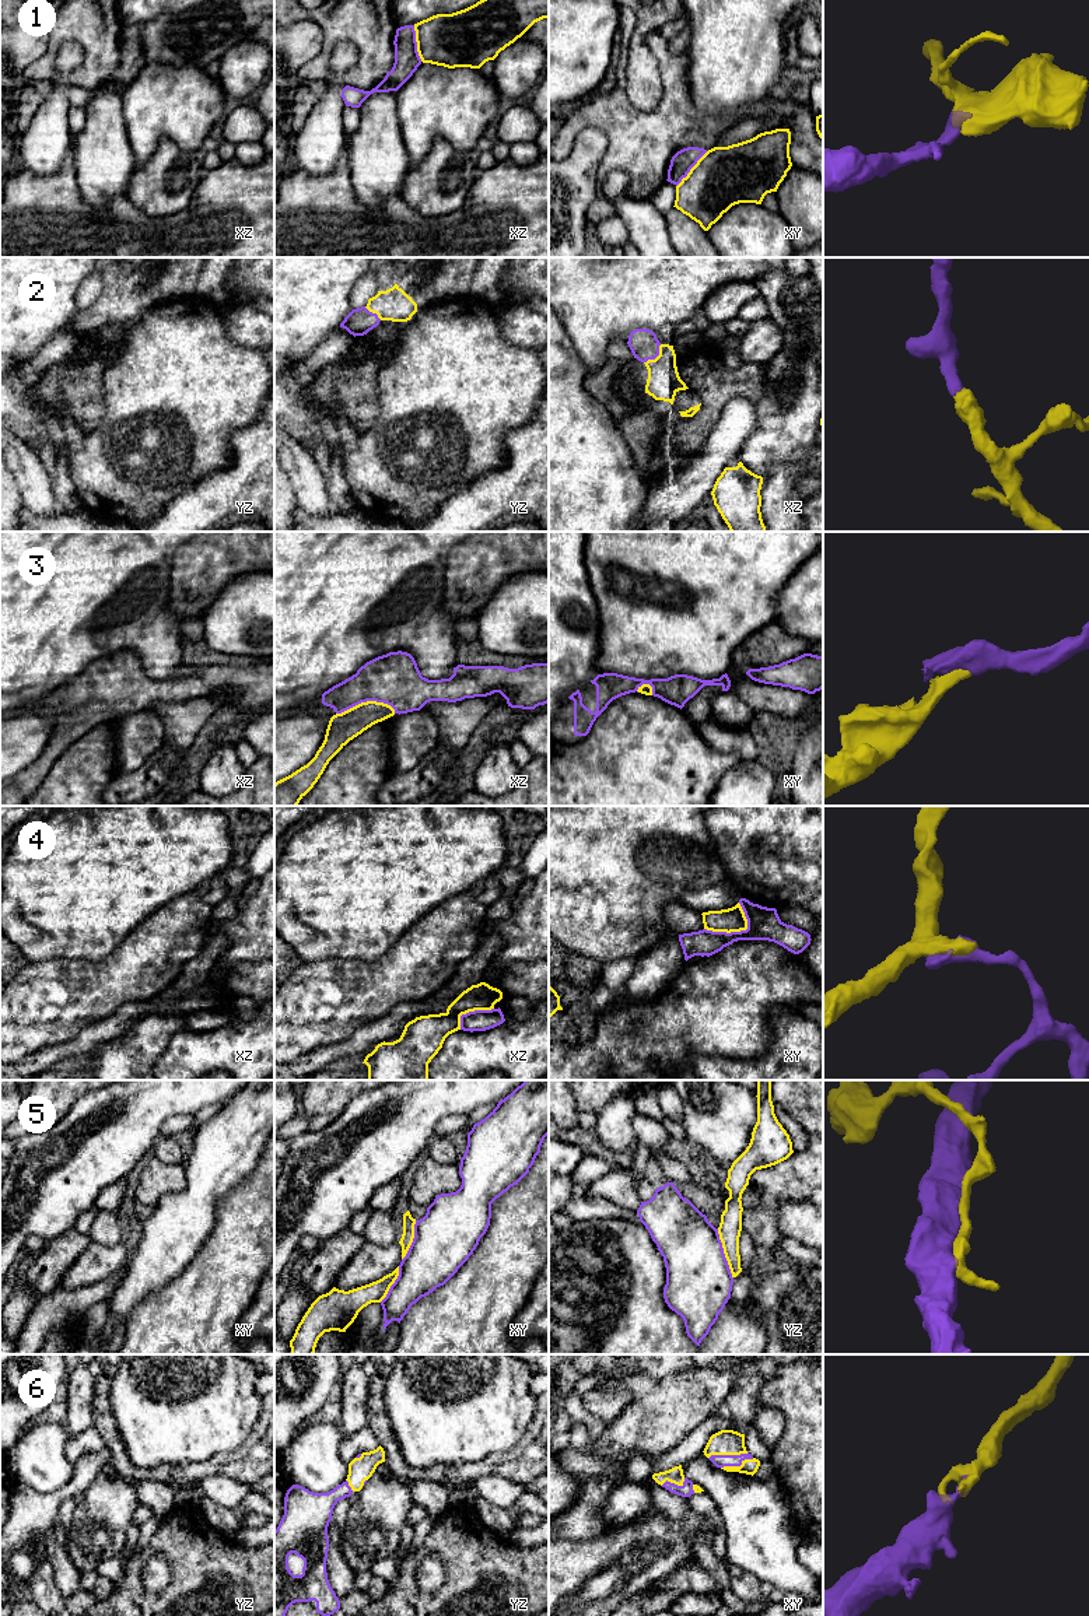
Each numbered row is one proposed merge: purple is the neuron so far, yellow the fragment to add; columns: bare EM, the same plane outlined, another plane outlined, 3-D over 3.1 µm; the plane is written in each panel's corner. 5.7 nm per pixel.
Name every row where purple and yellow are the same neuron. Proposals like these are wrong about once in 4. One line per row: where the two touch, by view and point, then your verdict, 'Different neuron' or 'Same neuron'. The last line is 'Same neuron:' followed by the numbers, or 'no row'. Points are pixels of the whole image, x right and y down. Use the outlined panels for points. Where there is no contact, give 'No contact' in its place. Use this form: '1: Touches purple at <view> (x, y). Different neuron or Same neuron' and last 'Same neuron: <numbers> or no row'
1: Touches purple at xy (690, 168). Different neuron
2: Touches purple at xz (655, 357). Same neuron
3: Touches purple at xz (366, 701). Same neuron
4: Touches purple at xy (731, 932). Different neuron
5: Touches purple at yz (724, 1254). Different neuron
6: Touches purple at xy (728, 1455). Same neuron
Same neuron: 2, 3, 6

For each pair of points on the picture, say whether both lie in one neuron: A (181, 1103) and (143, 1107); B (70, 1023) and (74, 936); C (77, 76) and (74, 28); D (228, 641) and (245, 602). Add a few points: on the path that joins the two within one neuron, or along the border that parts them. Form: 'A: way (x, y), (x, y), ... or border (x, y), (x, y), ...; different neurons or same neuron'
A: way (171, 1103), (153, 1103); same neuron
B: border (105, 956), (101, 959), (45, 959), (41, 961); different neurons
C: way (88, 65), (88, 42), (86, 39); same neuron
D: way (230, 631), (245, 616), (245, 612); same neuron

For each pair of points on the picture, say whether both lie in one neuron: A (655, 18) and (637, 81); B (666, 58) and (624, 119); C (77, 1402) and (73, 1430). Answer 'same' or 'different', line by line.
A: same
B: same
C: same

